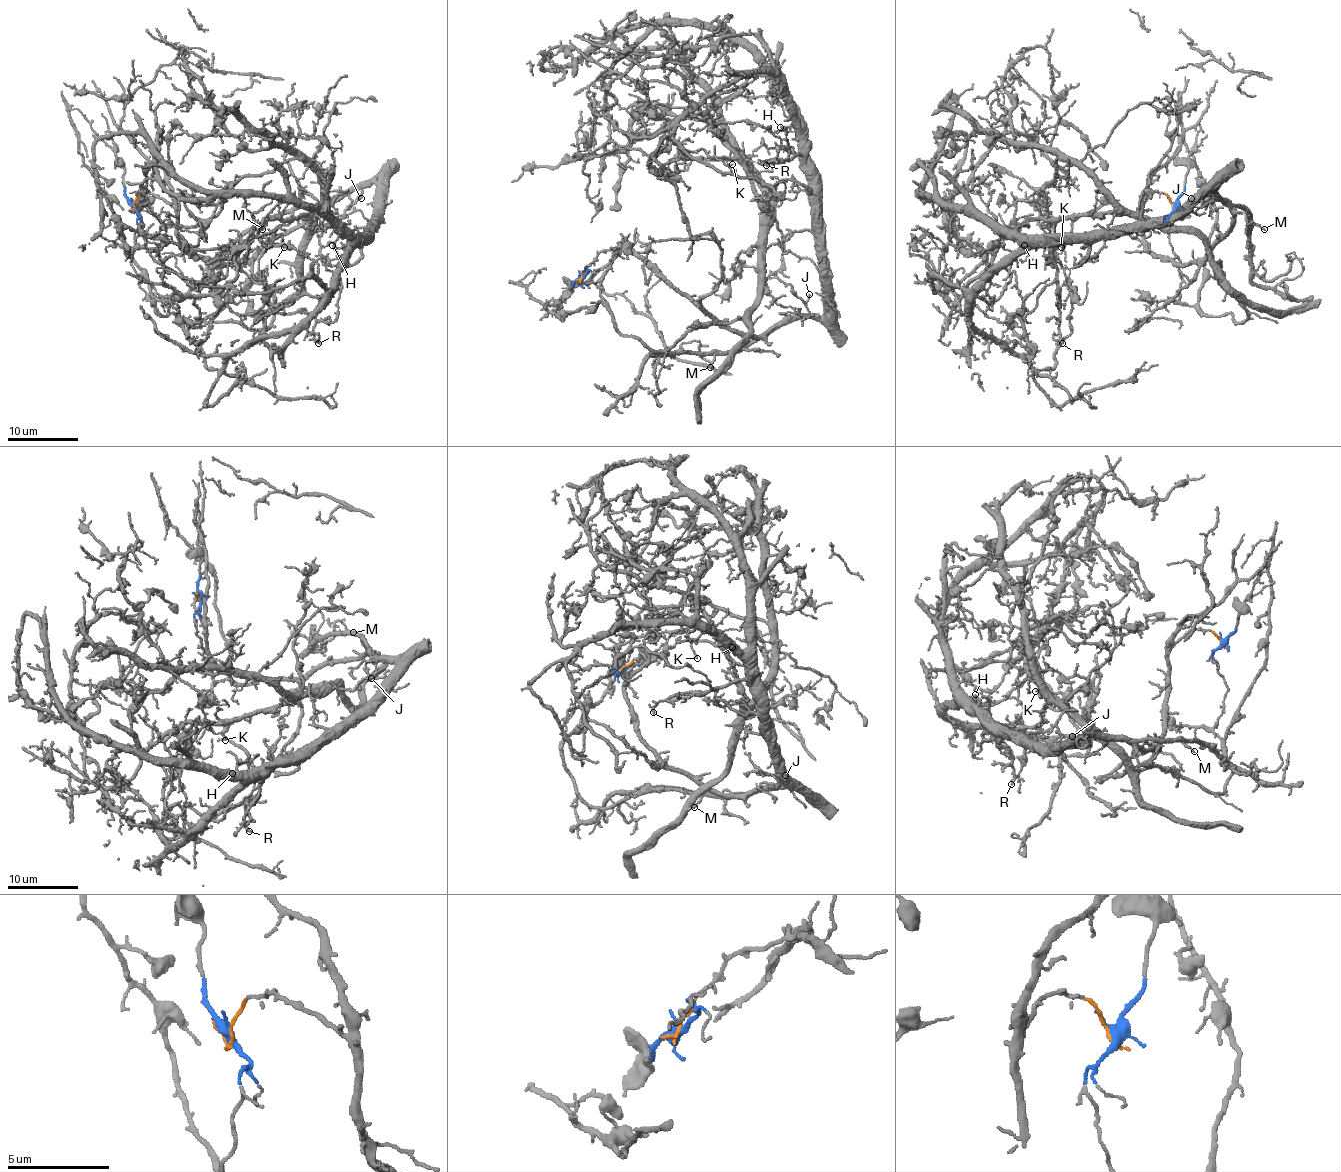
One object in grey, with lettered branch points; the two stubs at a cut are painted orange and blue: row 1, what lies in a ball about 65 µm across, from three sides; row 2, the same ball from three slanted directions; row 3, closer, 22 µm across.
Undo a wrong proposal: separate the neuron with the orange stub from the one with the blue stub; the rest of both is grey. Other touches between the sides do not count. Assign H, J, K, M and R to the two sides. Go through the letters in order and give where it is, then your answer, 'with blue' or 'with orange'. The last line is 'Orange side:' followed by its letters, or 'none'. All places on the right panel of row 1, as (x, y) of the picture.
H: place (1024, 245); with orange
J: place (1191, 198); with orange
K: place (1061, 247); with blue
M: place (1264, 229); with orange
R: place (1062, 343); with orange
Orange side: H, J, M, R

